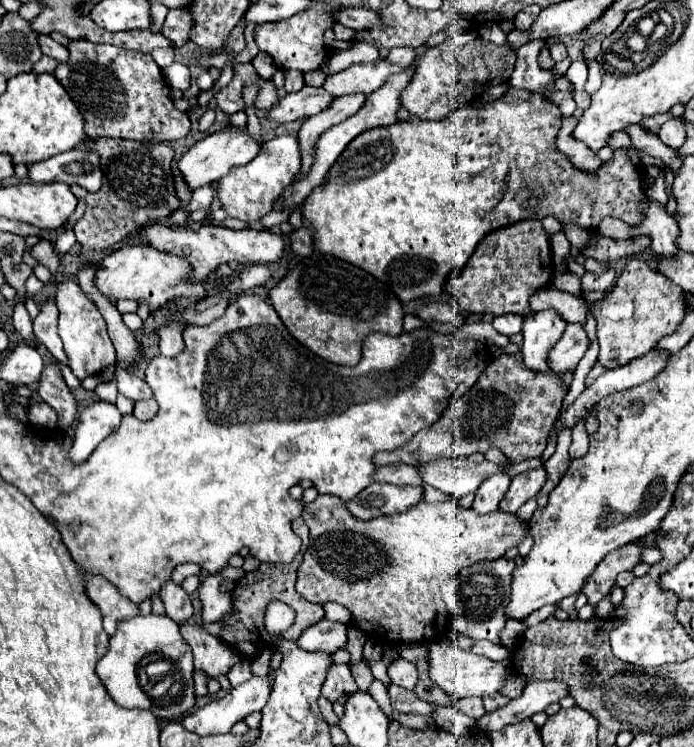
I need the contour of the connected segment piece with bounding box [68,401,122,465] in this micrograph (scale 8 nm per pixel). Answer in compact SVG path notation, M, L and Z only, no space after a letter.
M96 401L80 413L78 425L74 429L74 443L70 447L70 463L84 463L92 451L122 423L122 413L116 405L106 401Z

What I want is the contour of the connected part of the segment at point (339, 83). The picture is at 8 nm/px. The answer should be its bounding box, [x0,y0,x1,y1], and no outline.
[324,57,406,97]

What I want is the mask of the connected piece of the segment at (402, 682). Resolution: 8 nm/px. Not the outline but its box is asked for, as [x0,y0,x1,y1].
[388,657,418,689]

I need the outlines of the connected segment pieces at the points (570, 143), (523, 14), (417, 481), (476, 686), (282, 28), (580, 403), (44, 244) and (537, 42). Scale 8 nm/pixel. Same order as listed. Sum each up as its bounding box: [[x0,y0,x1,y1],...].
[[558,117,600,171],[514,7,540,31],[374,463,424,487],[430,639,510,701],[256,1,334,73],[558,351,670,429],[32,241,60,275],[510,39,556,93]]

